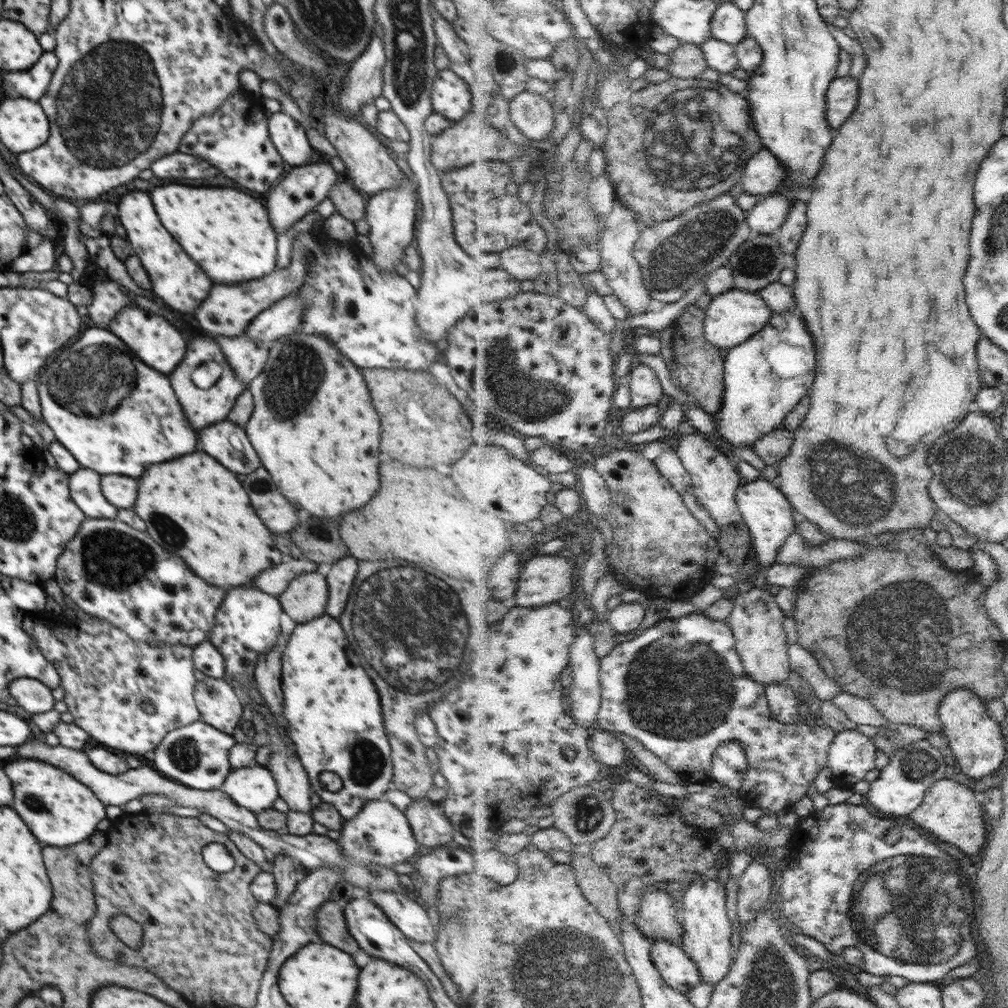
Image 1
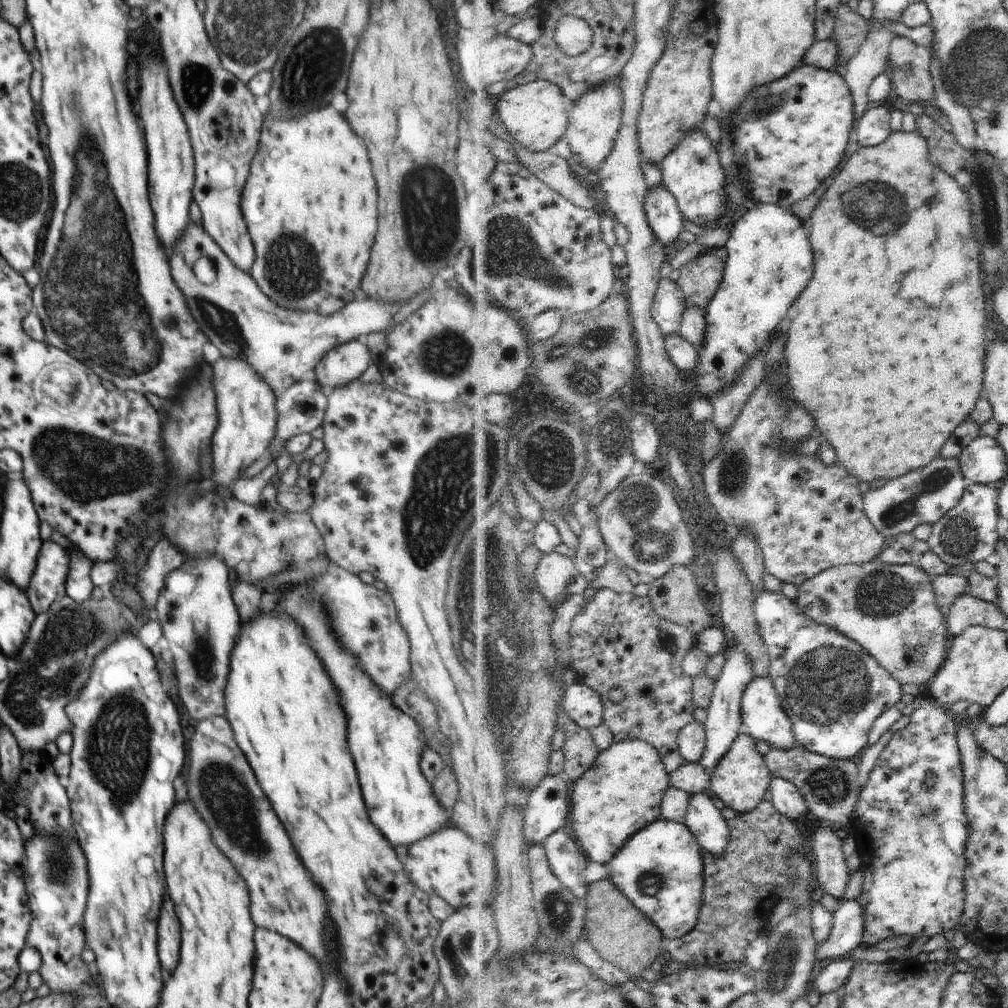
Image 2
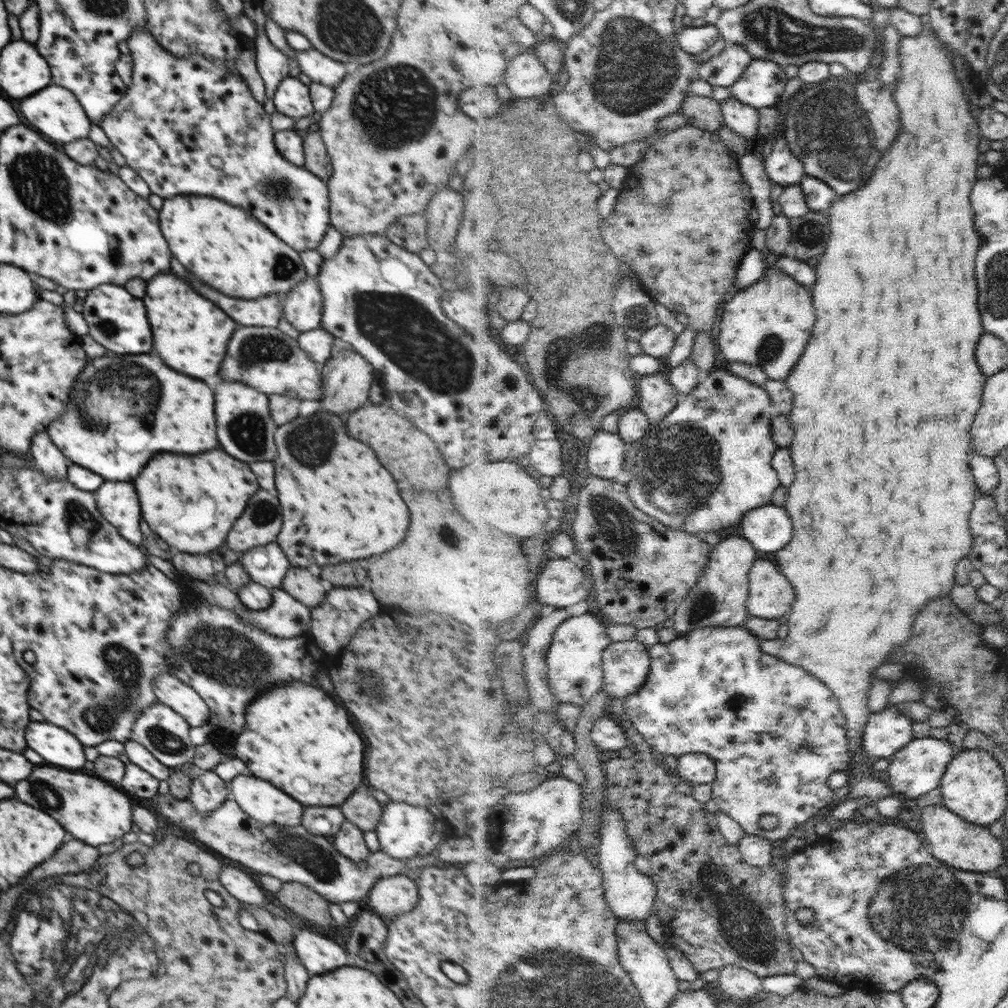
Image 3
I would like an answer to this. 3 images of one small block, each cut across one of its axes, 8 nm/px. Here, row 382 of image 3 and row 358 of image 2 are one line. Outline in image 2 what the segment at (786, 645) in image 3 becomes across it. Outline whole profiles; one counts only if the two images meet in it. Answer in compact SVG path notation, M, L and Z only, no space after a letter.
M917 130L911 133L894 131L884 144L862 147L834 179L830 190L822 197L822 202L812 215L810 233L818 254L818 270L814 282L810 282L810 290L806 290L806 294L802 294L798 300L802 312L789 330L787 361L792 394L802 406L814 410L813 417L818 418L818 428L824 432L826 440L834 444L839 465L845 466L862 482L874 482L878 478L886 478L889 482L924 468L938 458L944 442L952 436L952 432L956 432L962 421L972 416L980 400L988 338L980 244L975 230L970 226L968 196L940 167L930 162L928 142Z

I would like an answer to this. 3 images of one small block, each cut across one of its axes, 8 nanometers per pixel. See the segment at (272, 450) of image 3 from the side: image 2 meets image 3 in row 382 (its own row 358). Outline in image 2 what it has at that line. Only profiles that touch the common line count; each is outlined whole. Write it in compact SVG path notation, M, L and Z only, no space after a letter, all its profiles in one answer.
M218 358L212 366L214 372L214 392L216 392L216 406L218 406L218 430L214 430L212 436L212 458L214 458L214 480L218 482L218 490L228 496L230 494L230 484L235 482L240 476L240 472L248 468L255 460L258 460L275 438L277 427L277 395L267 385L266 381L255 373L255 368L251 367L242 358Z

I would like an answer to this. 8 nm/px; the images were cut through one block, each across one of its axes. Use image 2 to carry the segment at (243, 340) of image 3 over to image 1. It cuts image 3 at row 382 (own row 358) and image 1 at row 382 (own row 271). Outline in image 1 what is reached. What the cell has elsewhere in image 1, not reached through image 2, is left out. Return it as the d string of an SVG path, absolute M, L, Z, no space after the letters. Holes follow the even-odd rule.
M204 333L202 338L196 338L196 340L192 340L191 338L187 342L186 354L182 362L178 364L178 367L174 368L174 372L169 374L172 388L174 388L174 392L176 392L176 398L180 400L180 406L182 406L182 410L184 410L184 416L192 422L192 428L194 428L194 430L202 430L202 428L206 428L208 424L226 420L229 410L232 410L238 395L242 394L249 386L248 383L244 384L244 382L236 376L236 372L234 372L230 364L228 364L228 360L226 360L222 348L215 342L215 338L215 335L209 335L207 333ZM210 360L218 362L218 364L222 366L223 372L213 387L206 390L196 388L194 382L192 382L192 378L190 378L190 374L194 372L195 368L205 364L207 361L210 362Z

